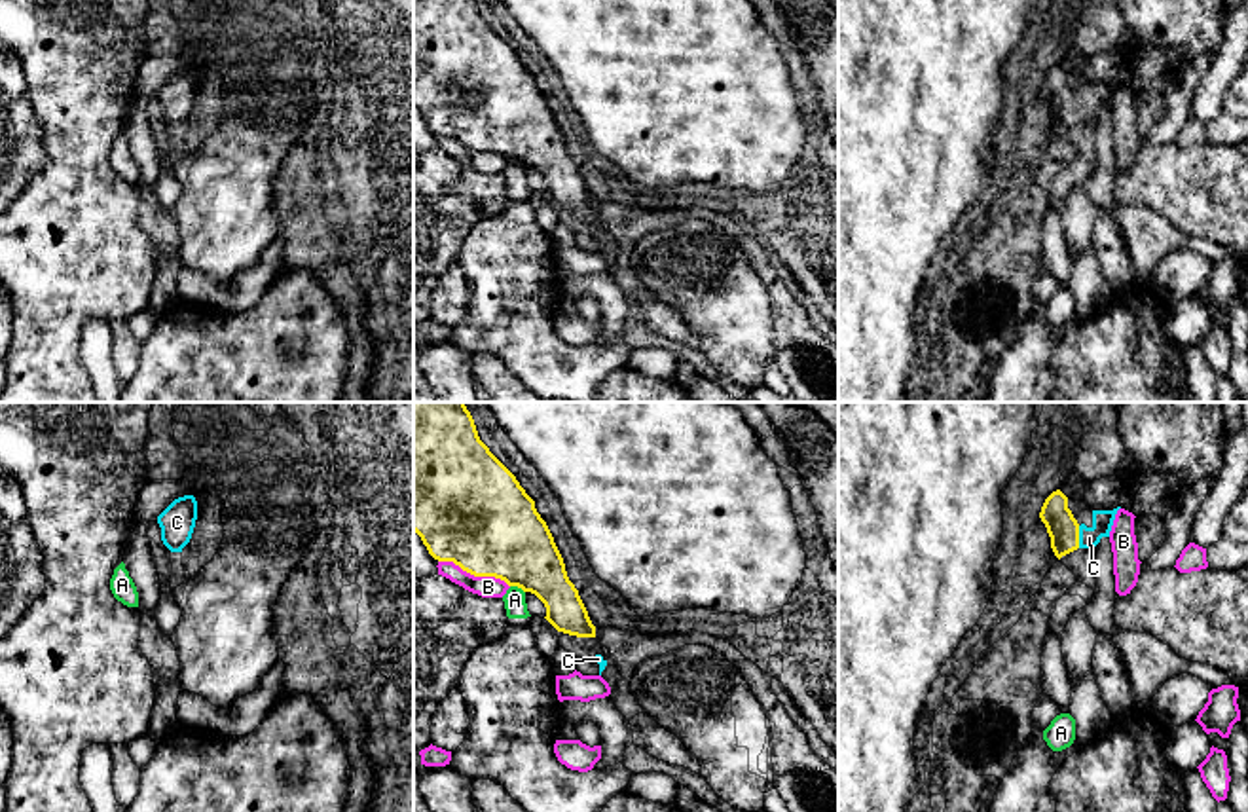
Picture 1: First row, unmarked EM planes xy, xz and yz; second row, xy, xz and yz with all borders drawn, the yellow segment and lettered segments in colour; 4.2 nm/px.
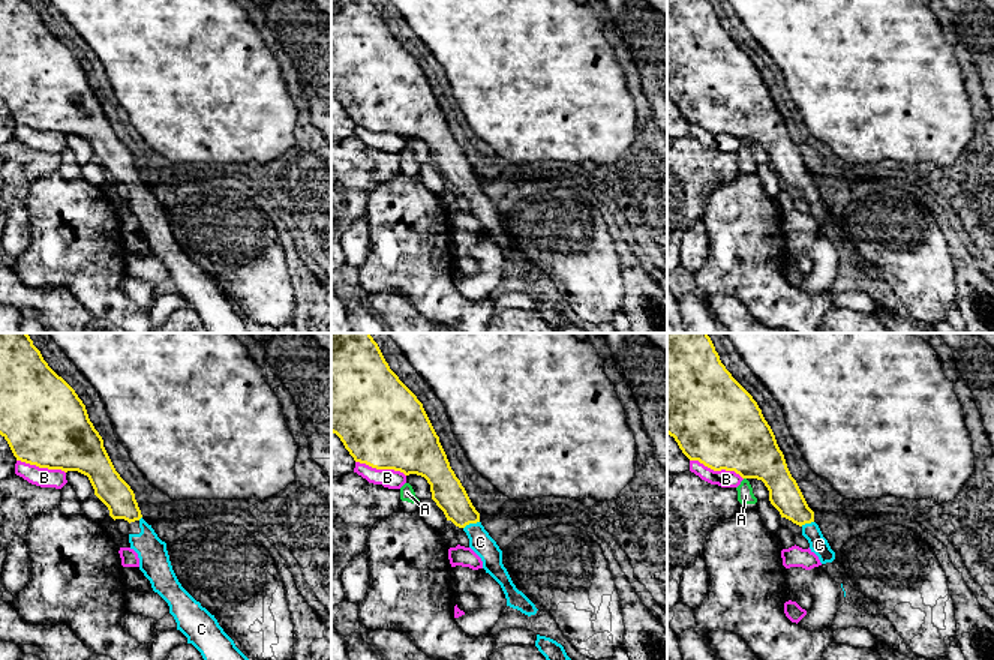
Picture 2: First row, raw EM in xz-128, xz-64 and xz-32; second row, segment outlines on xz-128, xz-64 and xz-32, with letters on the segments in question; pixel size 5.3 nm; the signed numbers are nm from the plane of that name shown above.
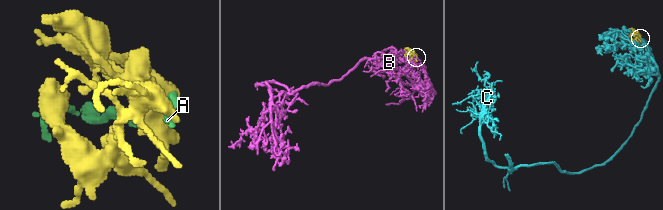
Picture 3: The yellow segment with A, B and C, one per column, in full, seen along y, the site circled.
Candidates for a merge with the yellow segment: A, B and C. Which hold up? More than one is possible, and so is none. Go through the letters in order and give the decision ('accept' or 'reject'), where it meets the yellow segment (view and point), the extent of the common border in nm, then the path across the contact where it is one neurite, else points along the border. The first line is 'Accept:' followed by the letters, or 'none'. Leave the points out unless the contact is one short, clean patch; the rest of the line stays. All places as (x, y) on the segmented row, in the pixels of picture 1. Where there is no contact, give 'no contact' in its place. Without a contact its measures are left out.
Accept: C
A: reject | xz (518, 587) | 70 nm
B: reject | xz (475, 575) | 320 nm
C: accept | yz (1078, 537) | 100 nm | across yz (1063, 528), (1078, 537), (1087, 537), (1102, 520)

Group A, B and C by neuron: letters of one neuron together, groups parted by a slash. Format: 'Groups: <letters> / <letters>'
Groups: A / B / C

